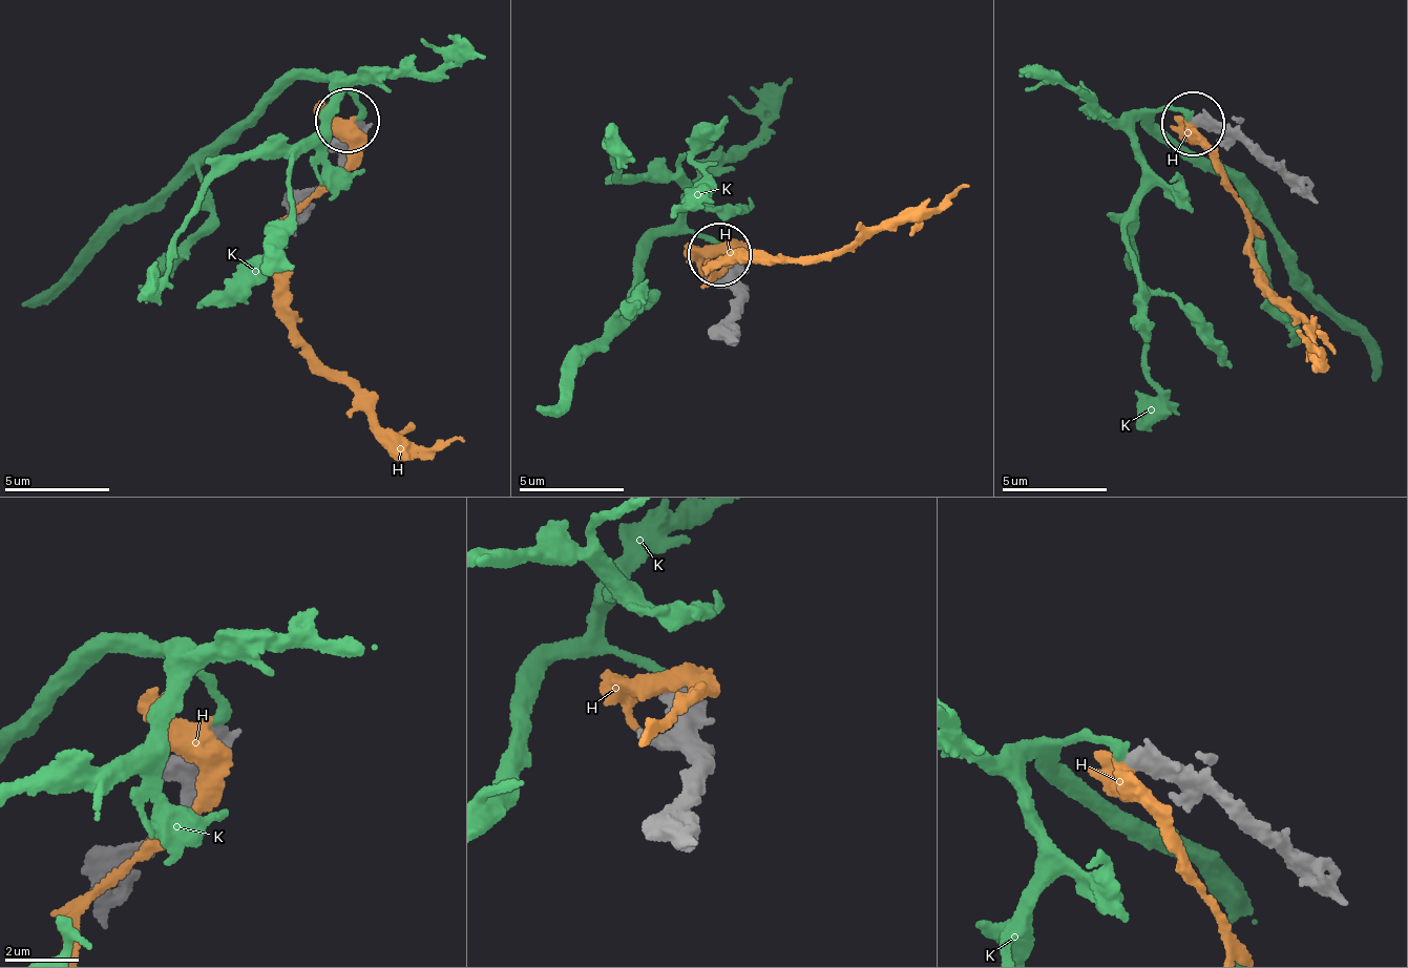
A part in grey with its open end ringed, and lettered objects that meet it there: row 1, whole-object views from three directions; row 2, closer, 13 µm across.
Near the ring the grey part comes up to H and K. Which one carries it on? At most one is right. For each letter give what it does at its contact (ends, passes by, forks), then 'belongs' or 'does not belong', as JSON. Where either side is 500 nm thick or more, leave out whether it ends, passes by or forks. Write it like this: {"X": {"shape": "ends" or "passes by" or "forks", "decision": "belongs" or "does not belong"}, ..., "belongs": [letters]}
{"H": {"shape": "passes by", "decision": "does not belong"}, "K": {"decision": "does not belong"}, "belongs": []}

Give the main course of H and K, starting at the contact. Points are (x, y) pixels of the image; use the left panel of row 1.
H: (348, 122), (348, 163), (281, 223), (280, 275), (289, 308), (316, 356), (379, 427), (425, 447), (462, 437)
K: (360, 122), (340, 85), (295, 80), (232, 139), (23, 304)

